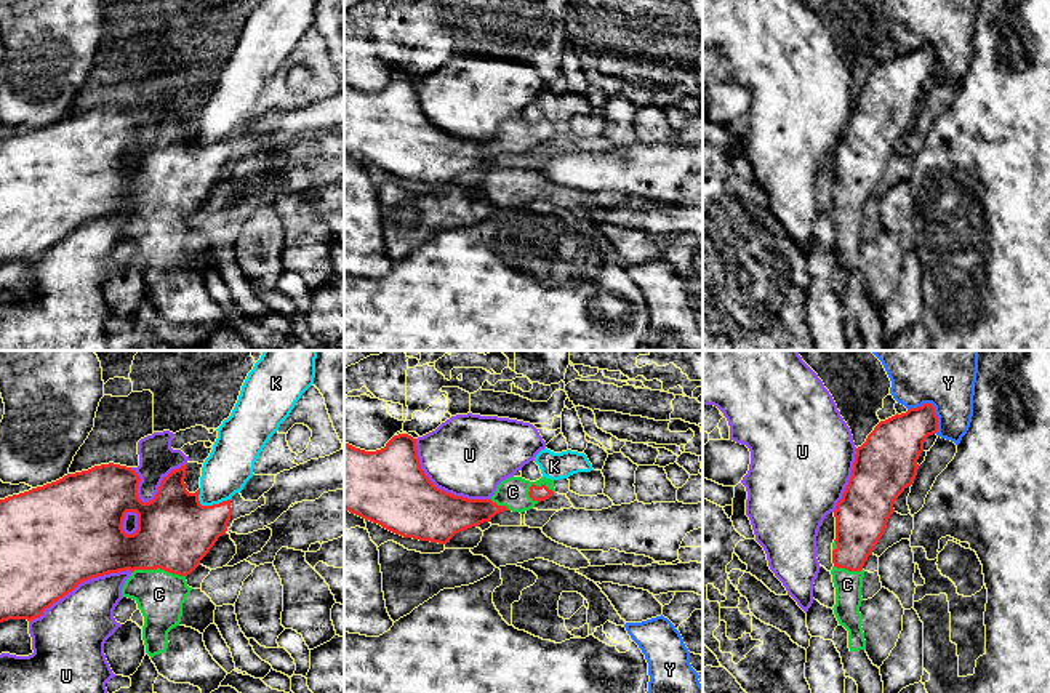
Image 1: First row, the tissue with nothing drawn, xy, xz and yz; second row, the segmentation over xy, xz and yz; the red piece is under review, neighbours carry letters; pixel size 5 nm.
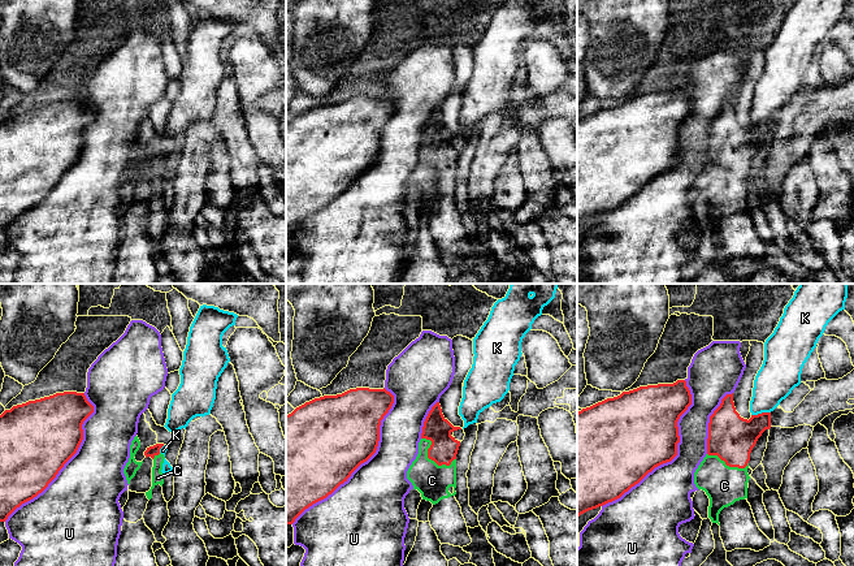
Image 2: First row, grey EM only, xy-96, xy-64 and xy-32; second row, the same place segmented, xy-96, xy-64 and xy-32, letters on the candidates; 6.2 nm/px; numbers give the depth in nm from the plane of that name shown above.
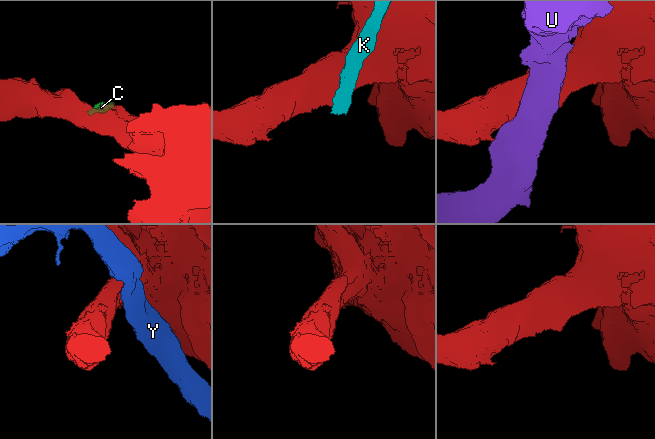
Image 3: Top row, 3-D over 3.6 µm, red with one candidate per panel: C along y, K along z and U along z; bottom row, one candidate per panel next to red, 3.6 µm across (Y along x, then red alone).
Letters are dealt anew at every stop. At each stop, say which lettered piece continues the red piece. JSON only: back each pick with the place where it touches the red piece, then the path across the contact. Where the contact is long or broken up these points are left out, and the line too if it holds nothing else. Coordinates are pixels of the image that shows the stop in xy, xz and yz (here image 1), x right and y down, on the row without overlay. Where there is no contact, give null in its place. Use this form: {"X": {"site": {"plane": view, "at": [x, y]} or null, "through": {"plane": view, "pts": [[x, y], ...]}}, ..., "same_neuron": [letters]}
{"C": {"site": {"plane": "xy", "at": [159, 208]}}, "same_neuron": ["C"]}

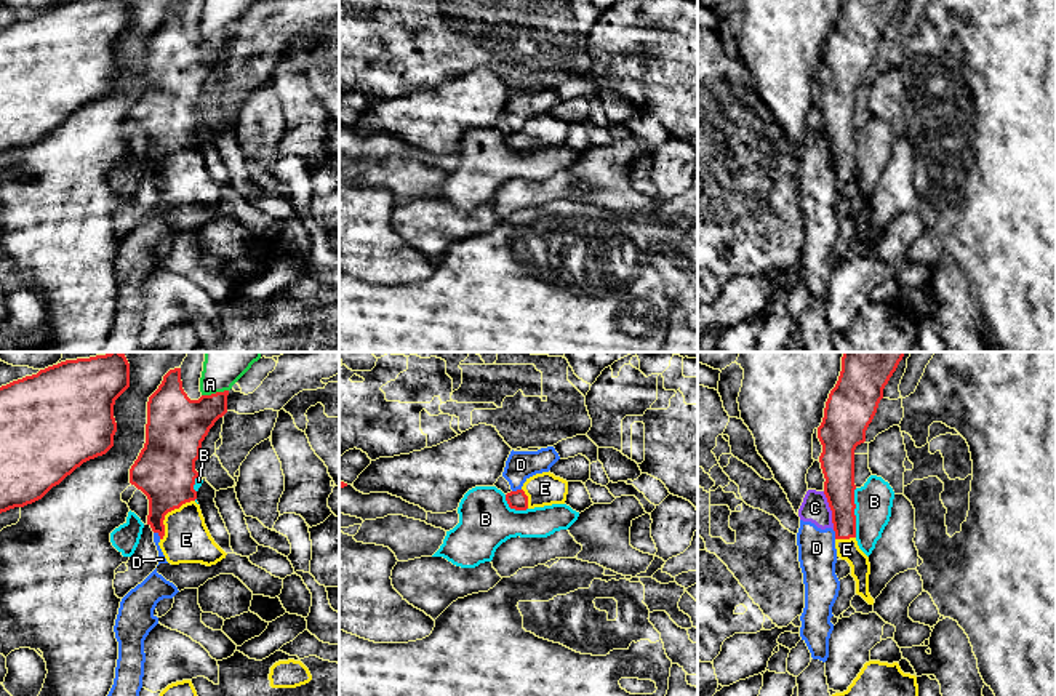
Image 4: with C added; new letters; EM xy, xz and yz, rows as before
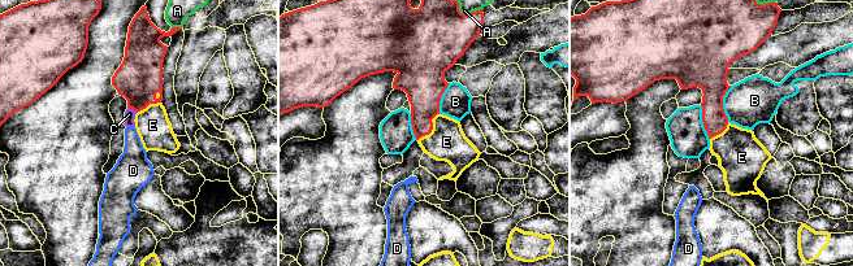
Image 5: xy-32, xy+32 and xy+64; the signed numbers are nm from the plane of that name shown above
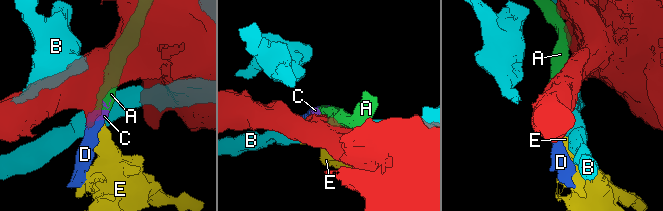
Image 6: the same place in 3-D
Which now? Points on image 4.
{"E": {"site": {"plane": "xy", "at": [167, 154]}, "through": {"plane": "xy", "pts": [[165, 114], [167, 154], [181, 168], [186, 181]]}}, "same_neuron": ["E"]}

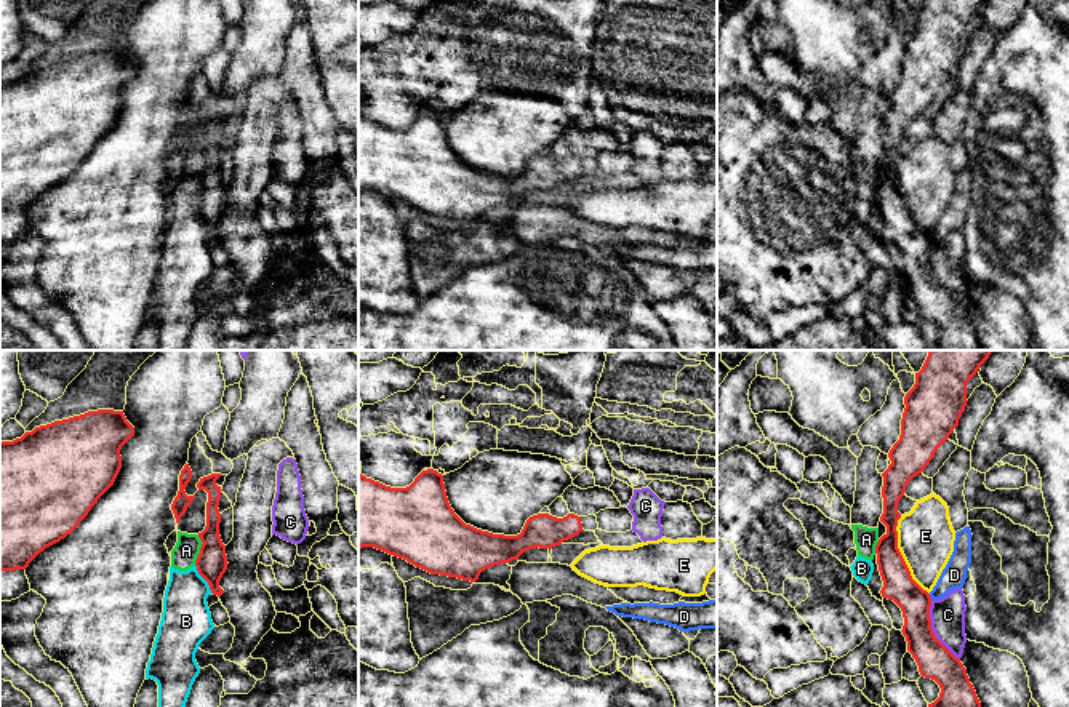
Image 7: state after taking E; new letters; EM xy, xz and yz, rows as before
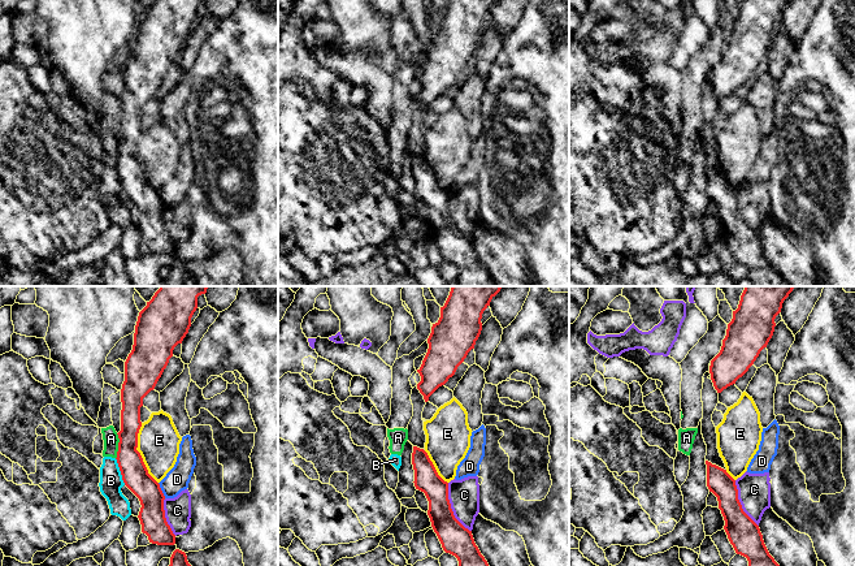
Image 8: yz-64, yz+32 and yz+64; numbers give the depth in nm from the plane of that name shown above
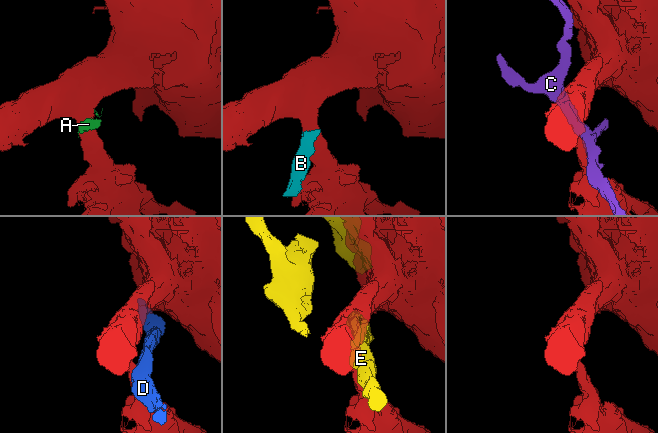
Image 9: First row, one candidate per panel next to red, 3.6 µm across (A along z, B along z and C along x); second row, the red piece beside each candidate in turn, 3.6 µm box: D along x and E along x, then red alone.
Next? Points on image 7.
{"same_neuron": []}

